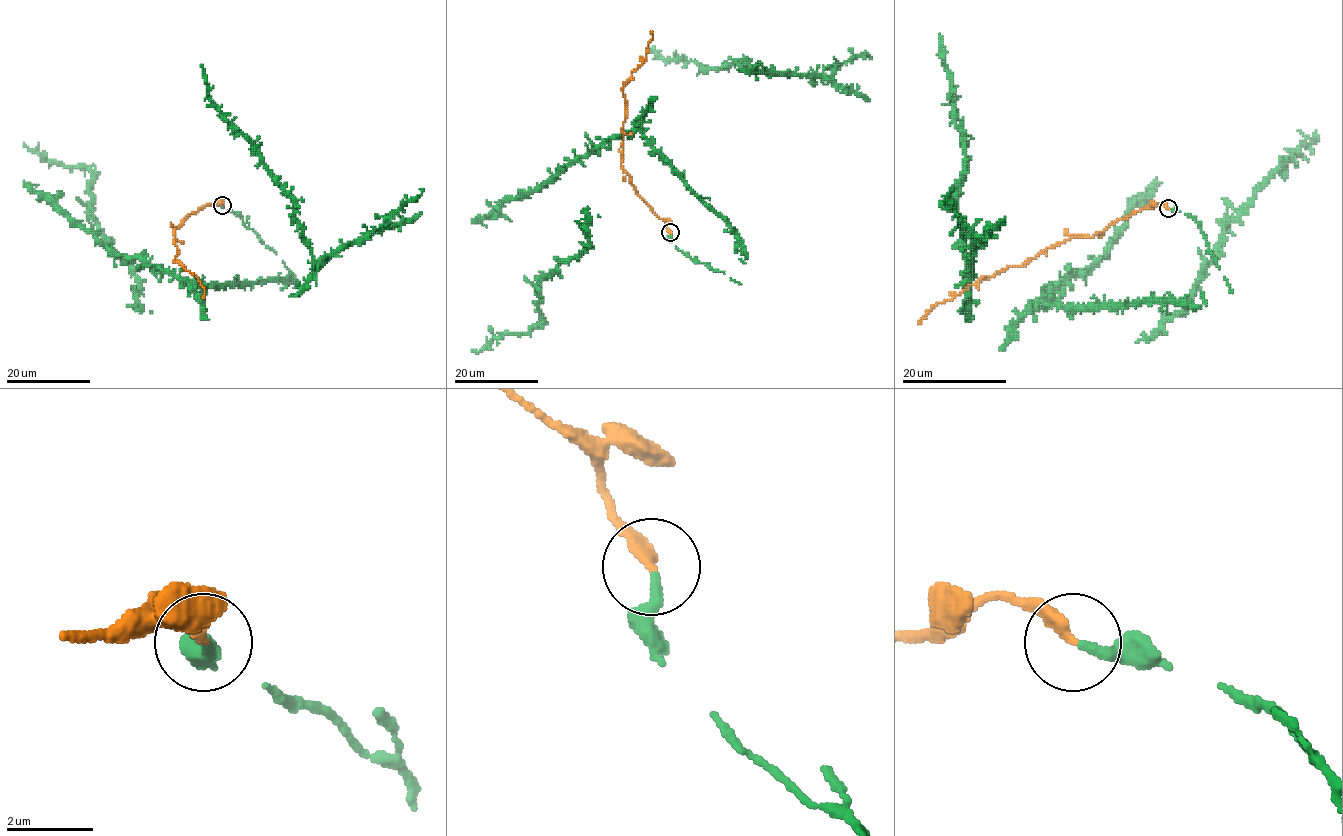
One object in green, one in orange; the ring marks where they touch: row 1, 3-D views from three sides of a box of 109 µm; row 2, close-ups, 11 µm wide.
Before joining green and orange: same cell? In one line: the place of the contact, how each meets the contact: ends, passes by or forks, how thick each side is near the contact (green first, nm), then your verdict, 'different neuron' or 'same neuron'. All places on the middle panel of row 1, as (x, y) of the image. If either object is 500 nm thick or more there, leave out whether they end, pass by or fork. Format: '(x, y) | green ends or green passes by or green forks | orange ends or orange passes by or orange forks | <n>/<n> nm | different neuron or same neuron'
(670, 232) | green ends | orange ends | 240/360 nm | same neuron

